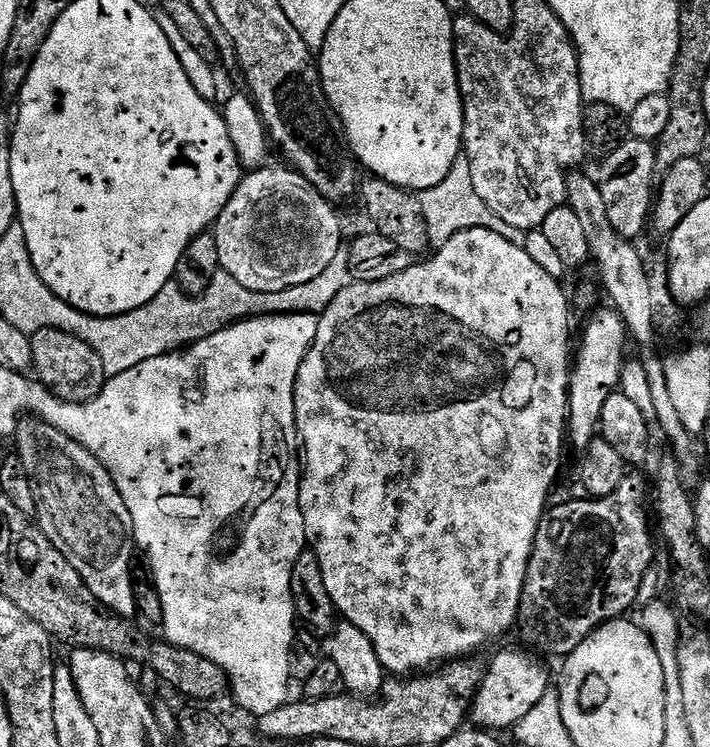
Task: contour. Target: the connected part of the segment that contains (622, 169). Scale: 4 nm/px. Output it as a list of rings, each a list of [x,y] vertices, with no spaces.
[[[625,139],[613,152],[603,157],[598,183],[602,198],[606,201],[606,214],[610,214],[610,226],[618,230],[623,240],[635,241],[650,224],[654,207],[654,189],[658,184],[655,174],[656,145],[650,140]]]

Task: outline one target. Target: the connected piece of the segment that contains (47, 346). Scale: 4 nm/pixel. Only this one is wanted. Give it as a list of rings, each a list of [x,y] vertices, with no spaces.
[[[47,328],[31,333],[33,348],[32,368],[36,372],[35,379],[43,384],[59,400],[71,404],[85,404],[92,400],[104,388],[106,377],[102,358],[94,354],[94,350],[77,336],[66,334],[57,328]]]

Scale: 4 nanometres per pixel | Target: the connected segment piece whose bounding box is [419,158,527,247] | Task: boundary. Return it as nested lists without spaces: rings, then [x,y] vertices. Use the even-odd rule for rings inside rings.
[[[467,159],[456,160],[447,178],[435,188],[419,193],[419,197],[420,204],[425,210],[424,217],[427,219],[428,233],[433,236],[432,240],[435,245],[446,243],[454,234],[460,233],[464,229],[474,228],[494,230],[496,234],[501,234],[508,241],[514,242],[520,247],[524,245],[527,233],[507,225],[479,197],[470,176],[470,166]]]

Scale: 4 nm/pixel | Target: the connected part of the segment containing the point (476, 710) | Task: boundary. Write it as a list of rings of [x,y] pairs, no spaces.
[[[504,648],[486,664],[484,681],[472,699],[470,720],[476,723],[473,725],[484,730],[515,729],[516,724],[522,722],[522,718],[526,718],[534,706],[538,706],[542,694],[550,691],[548,668],[544,665],[547,663],[537,653],[520,648]]]

